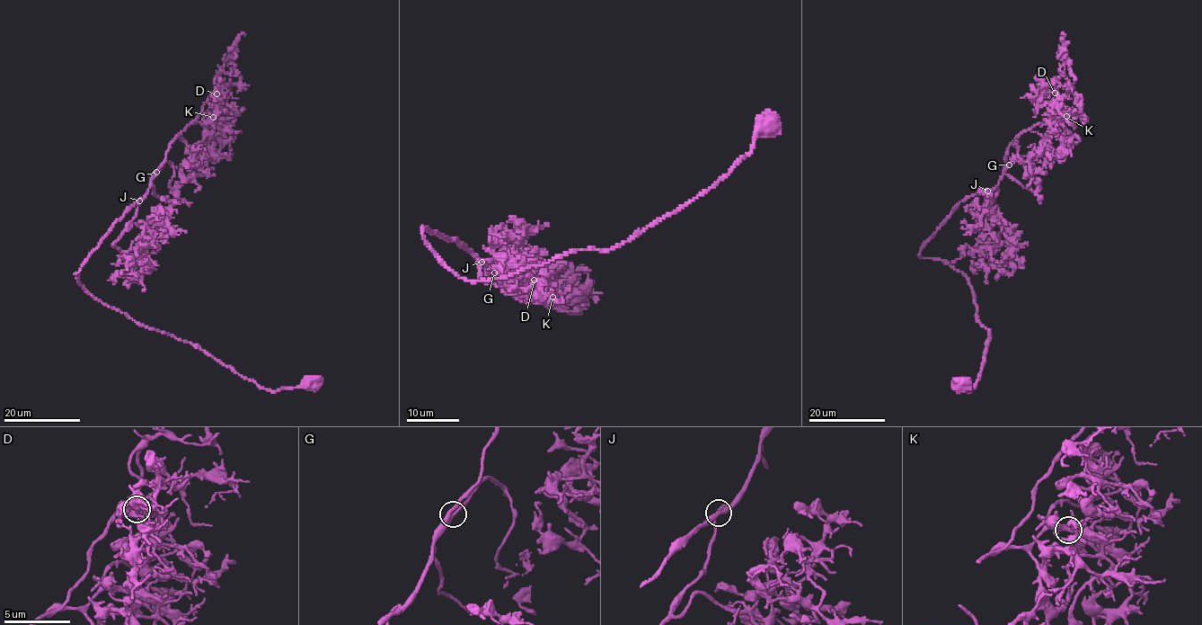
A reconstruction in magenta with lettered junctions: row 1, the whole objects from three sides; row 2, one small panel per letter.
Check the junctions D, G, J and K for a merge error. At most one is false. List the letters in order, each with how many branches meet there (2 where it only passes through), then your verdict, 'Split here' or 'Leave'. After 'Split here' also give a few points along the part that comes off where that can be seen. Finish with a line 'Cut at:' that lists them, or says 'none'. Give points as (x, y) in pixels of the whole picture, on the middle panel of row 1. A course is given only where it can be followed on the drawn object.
D: Branches: 3. Leave
G: Branches: 3. Leave
J: Branches: 2. Leave
K: Branches: 2. Leave
Cut at: none

